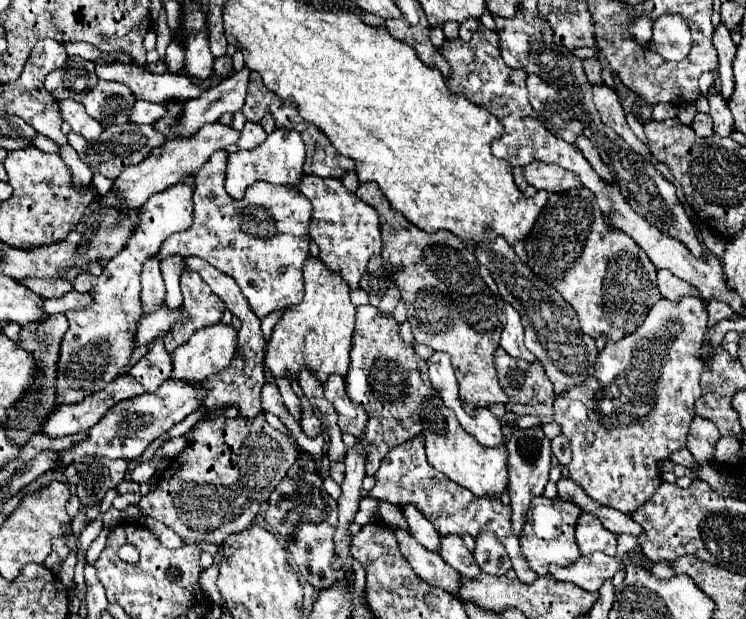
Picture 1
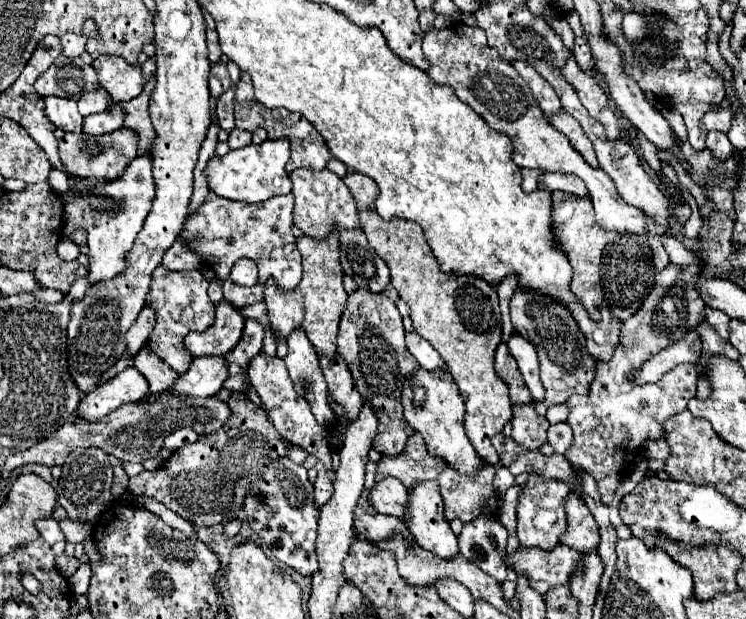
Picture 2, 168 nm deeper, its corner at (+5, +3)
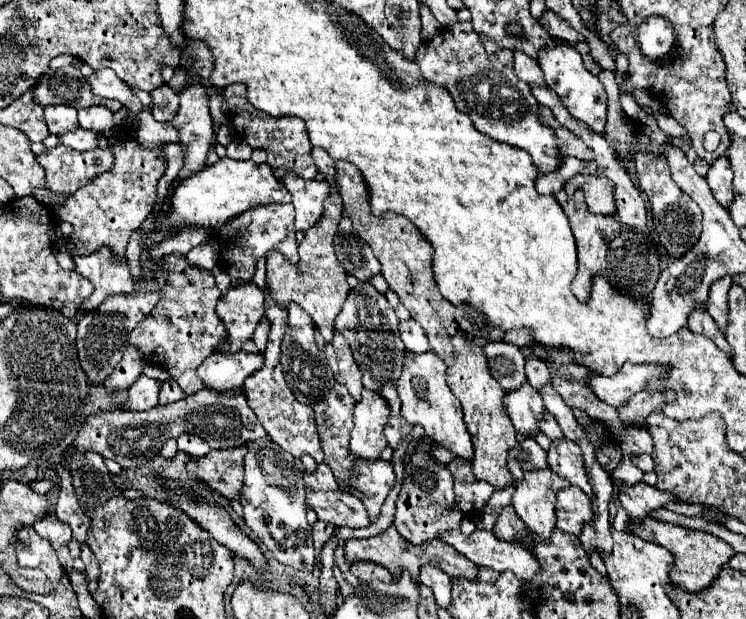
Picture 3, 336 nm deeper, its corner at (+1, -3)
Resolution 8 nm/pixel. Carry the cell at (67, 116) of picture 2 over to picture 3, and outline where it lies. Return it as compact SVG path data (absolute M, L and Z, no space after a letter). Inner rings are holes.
M46 106L44 120L48 124L50 134L60 134L78 128L76 110L72 106Z

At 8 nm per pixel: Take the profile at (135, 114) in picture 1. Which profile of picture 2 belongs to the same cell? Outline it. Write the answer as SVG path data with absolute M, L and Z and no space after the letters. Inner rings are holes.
M118 102L112 104L110 110L104 110L100 114L92 114L84 118L84 132L88 134L104 134L104 132L112 132L124 126L126 120L126 112L120 108Z

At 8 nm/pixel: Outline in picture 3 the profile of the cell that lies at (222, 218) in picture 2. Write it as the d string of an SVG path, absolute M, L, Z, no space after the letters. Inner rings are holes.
M274 204L274 206L256 206L244 212L242 216L236 216L226 226L216 228L216 236L224 244L236 244L236 250L220 250L222 252L222 266L230 274L232 284L236 286L242 280L252 280L256 272L258 258L266 256L270 248L280 250L292 264L298 262L298 242L296 242L296 230L294 230L294 206L292 204Z

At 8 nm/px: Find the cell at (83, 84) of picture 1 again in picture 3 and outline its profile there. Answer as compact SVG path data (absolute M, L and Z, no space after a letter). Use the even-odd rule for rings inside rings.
M64 66L60 70L48 70L38 84L34 86L34 102L42 106L66 104L76 110L86 106L106 106L106 98L98 98L92 94L86 78L74 68Z

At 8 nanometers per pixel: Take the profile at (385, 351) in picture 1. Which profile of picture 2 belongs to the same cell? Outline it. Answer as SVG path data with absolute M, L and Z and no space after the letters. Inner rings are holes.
M360 288L348 296L348 304L340 320L338 354L348 364L360 396L364 402L372 404L372 410L376 412L378 434L372 446L382 454L400 454L406 440L414 434L402 416L400 392L404 388L404 380L416 372L418 362L406 348L402 316L396 304L384 294L372 294L366 288Z

